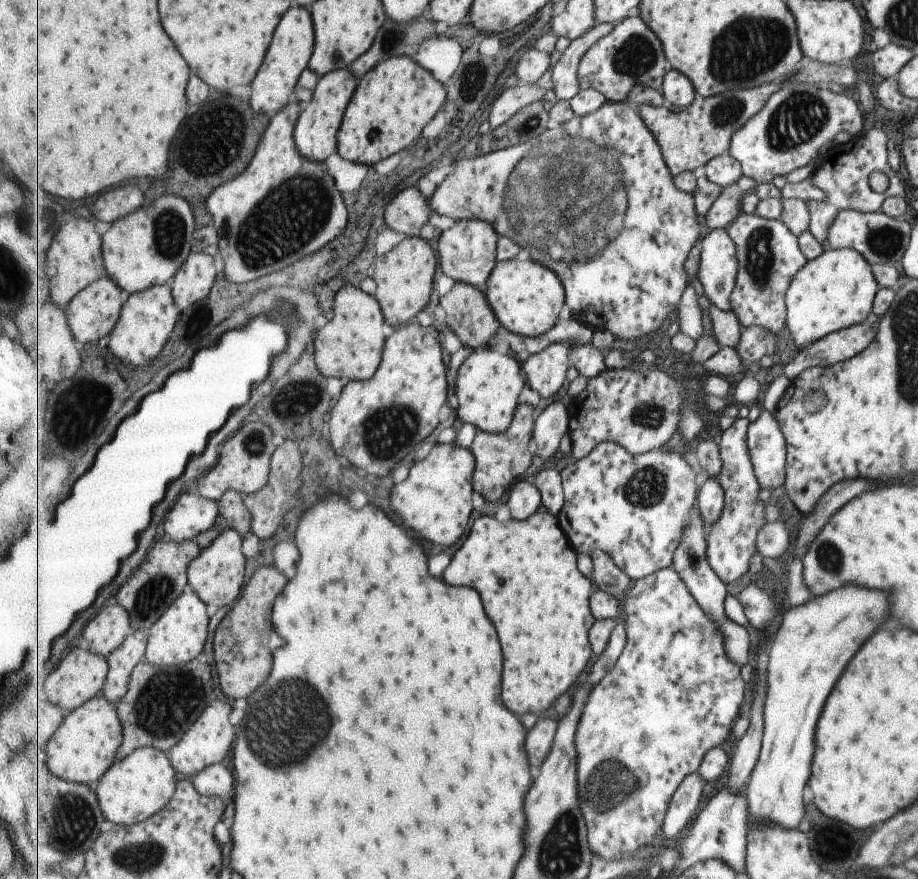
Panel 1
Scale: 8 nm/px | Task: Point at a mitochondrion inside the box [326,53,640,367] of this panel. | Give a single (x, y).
(529, 130)

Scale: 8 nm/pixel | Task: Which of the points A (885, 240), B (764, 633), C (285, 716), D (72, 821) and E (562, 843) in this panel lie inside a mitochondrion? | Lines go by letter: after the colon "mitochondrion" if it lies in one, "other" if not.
A: mitochondrion
B: other
C: mitochondrion
D: mitochondrion
E: mitochondrion

